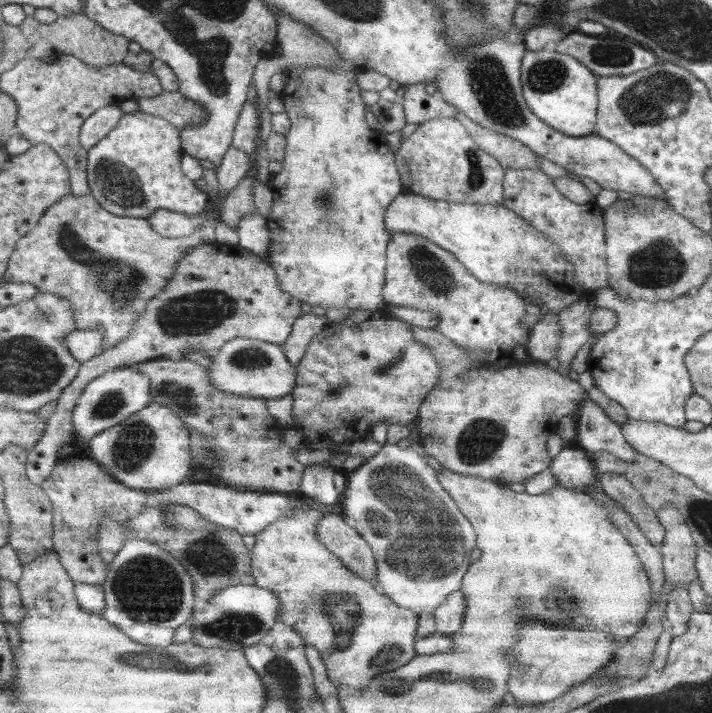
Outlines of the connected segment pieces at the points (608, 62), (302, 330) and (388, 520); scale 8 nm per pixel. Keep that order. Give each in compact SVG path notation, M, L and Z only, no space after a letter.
M612 28L596 36L582 34L579 31L567 34L561 41L548 43L549 51L567 54L576 58L584 66L587 66L596 76L611 77L612 75L629 75L636 71L650 68L657 63L657 57L652 51L637 44L630 36L624 36Z
M312 311L302 312L294 321L292 332L288 335L287 341L281 345L288 362L291 362L292 366L297 366L302 360L310 339L316 336L327 322L325 315L316 315Z
M388 443L358 468L346 472L346 477L347 485L340 500L343 519L371 546L380 592L418 616L426 608L438 609L448 595L461 588L464 574L471 565L470 552L477 548L477 536L471 522L440 484L437 472L416 450Z

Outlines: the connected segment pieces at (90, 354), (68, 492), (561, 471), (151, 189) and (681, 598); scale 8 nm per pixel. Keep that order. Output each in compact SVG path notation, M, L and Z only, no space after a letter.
M73 330L66 338L65 345L72 353L72 356L81 363L102 354L103 351L103 330Z
M70 456L61 459L52 469L51 475L41 484L44 492L48 495L53 506L53 550L57 552L60 564L66 570L72 583L78 582L102 585L106 580L107 564L99 555L97 543L98 529L101 520L111 518L115 521L129 521L134 518L145 507L147 494L142 489L131 489L129 486L115 480L94 459L79 456Z
M564 447L549 466L555 482L576 491L597 485L597 470L589 455L582 449Z
M141 111L123 114L118 126L87 151L89 193L116 216L147 219L158 209L190 216L204 213L210 196L182 174L181 145L179 130L165 118Z
M678 586L670 592L666 606L665 622L670 622L674 637L678 638L682 634L686 634L688 620L690 620L692 612L695 610L694 604L690 601L687 588Z

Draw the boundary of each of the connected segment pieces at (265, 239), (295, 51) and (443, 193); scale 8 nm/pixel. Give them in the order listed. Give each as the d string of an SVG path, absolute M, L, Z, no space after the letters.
M257 211L243 216L243 220L236 228L239 245L256 256L264 258L268 254L270 246L268 230L270 227L267 218Z
M283 8L276 12L276 45L282 48L282 66L323 66L331 68L341 64L337 50L321 34L307 24L291 18Z
M432 118L418 126L395 152L395 164L405 191L466 204L502 205L504 169L484 152L455 118Z

